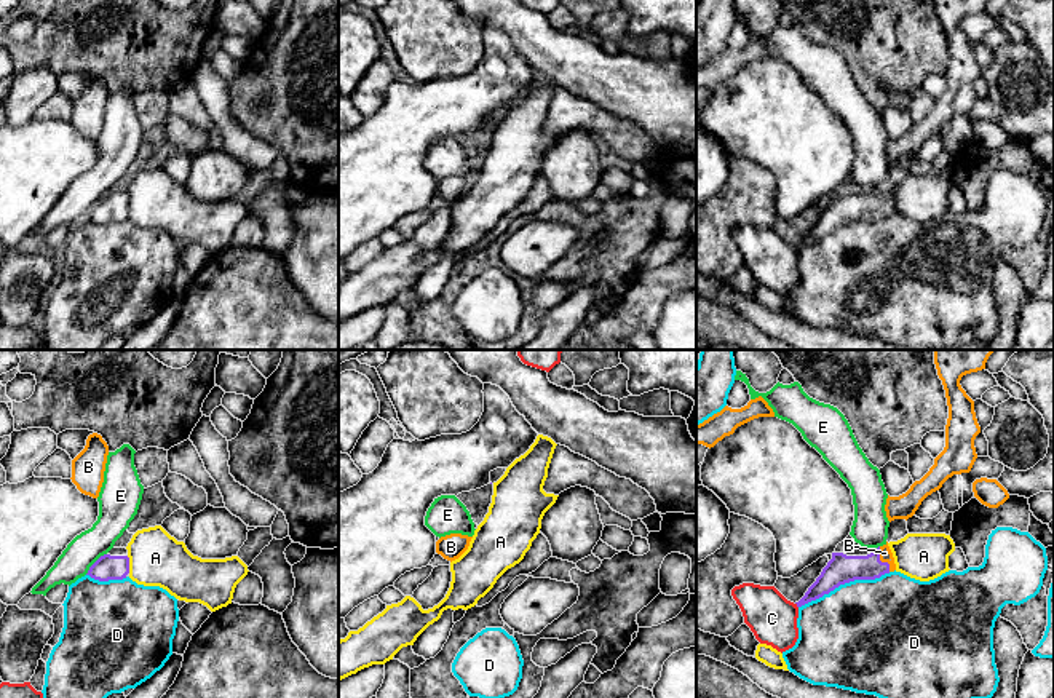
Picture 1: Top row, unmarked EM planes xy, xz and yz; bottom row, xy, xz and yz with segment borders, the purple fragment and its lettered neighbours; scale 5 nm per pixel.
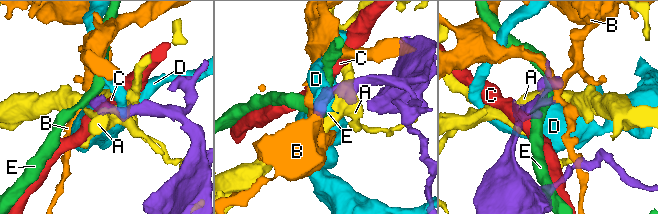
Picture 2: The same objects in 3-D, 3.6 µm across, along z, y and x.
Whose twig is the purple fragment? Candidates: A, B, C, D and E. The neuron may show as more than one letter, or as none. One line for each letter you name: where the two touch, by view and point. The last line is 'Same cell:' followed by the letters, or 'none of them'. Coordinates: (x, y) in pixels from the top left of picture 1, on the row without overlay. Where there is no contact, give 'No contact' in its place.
B: Touches purple at yz (880, 203)
Same cell: B

